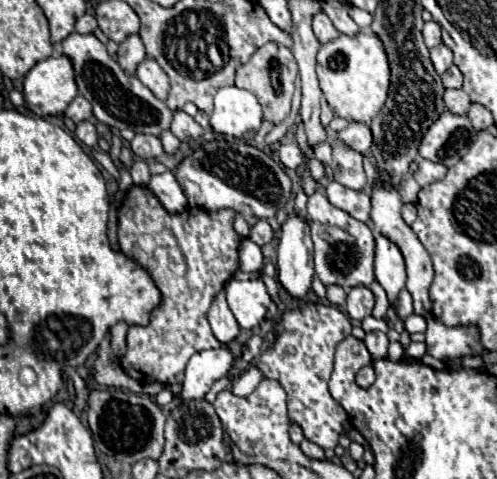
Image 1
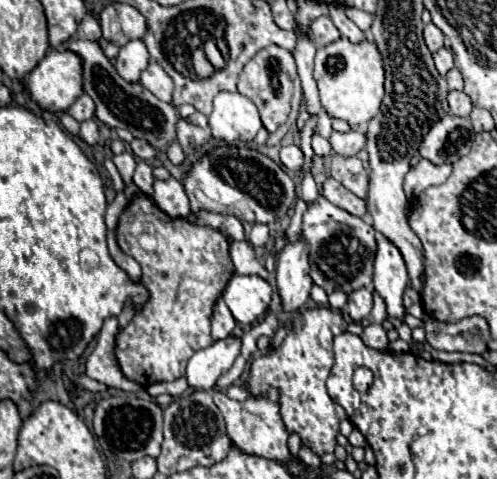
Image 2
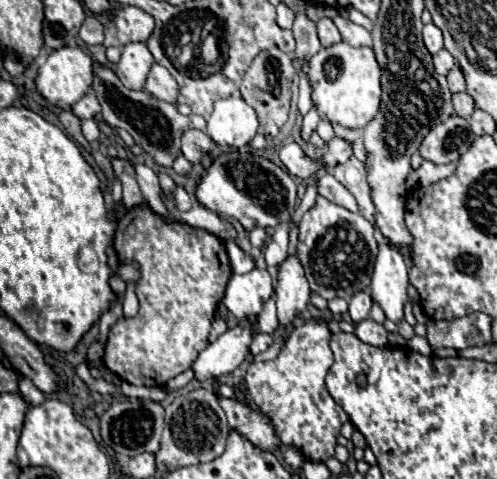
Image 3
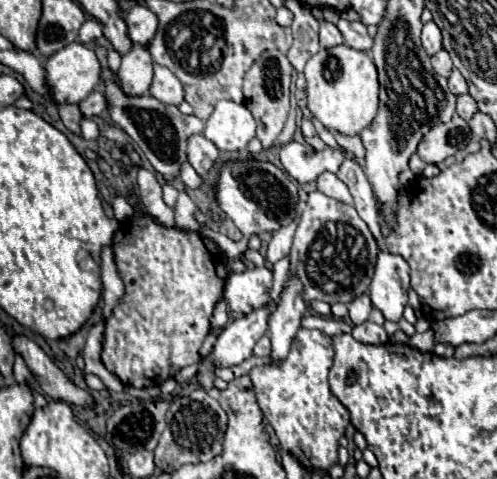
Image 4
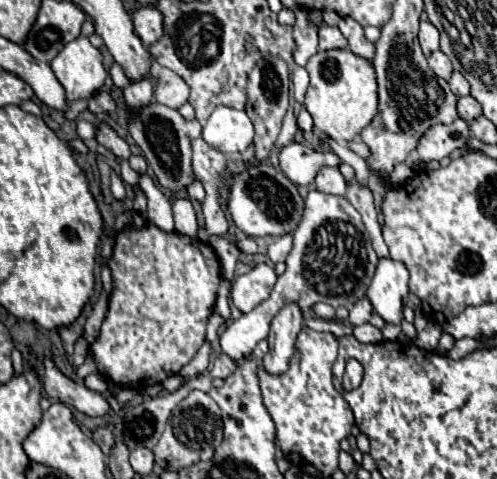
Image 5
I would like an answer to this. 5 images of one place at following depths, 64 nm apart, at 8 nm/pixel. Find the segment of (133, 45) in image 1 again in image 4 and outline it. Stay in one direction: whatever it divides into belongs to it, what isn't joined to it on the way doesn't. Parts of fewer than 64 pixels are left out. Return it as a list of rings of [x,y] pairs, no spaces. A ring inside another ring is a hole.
[[[134,44],[128,56],[122,56],[118,82],[126,94],[146,94],[152,82],[152,56],[146,46]]]

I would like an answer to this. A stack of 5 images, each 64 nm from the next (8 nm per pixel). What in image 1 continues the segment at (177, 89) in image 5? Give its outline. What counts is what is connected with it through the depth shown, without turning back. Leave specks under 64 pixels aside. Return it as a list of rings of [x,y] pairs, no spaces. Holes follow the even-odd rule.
[[[146,58],[144,62],[140,62],[140,68],[136,68],[136,76],[138,80],[152,90],[152,94],[160,100],[164,100],[168,96],[170,84],[168,84],[168,76],[166,72],[156,64],[156,60]]]

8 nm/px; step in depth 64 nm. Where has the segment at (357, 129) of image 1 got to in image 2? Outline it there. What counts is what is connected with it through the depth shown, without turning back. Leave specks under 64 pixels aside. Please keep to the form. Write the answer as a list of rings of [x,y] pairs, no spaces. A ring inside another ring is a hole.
[[[352,128],[350,132],[333,131],[329,138],[334,152],[342,156],[356,156],[364,148],[364,140],[366,140],[366,134],[356,128]]]

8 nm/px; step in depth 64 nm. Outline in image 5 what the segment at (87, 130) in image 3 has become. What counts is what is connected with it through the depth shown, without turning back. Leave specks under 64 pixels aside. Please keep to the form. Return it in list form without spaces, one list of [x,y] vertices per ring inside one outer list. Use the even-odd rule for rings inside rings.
[[[78,120],[78,122],[76,122],[76,130],[78,130],[78,136],[80,136],[82,140],[92,140],[92,138],[96,138],[96,126],[94,126],[92,122],[88,122],[88,120]]]

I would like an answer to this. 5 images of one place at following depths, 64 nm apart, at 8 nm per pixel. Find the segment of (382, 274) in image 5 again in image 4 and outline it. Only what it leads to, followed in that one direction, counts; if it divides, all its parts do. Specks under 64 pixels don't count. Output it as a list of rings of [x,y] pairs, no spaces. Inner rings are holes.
[[[380,250],[370,282],[370,298],[386,320],[398,322],[402,318],[404,306],[408,304],[408,288],[410,276],[406,260],[388,250]]]

